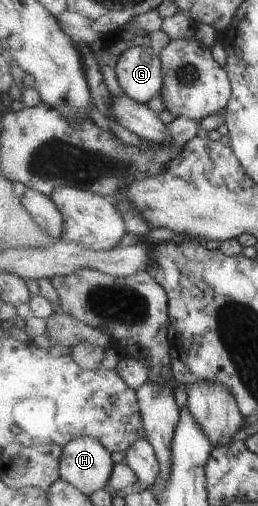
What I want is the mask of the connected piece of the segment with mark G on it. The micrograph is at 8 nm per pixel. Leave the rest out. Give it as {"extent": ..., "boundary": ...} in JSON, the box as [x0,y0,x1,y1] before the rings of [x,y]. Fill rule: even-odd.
{"extent":[117,45,164,104],"boundary":[[[143,45],[127,49],[117,65],[117,76],[125,94],[147,104],[164,88],[164,70],[159,48]]]}

